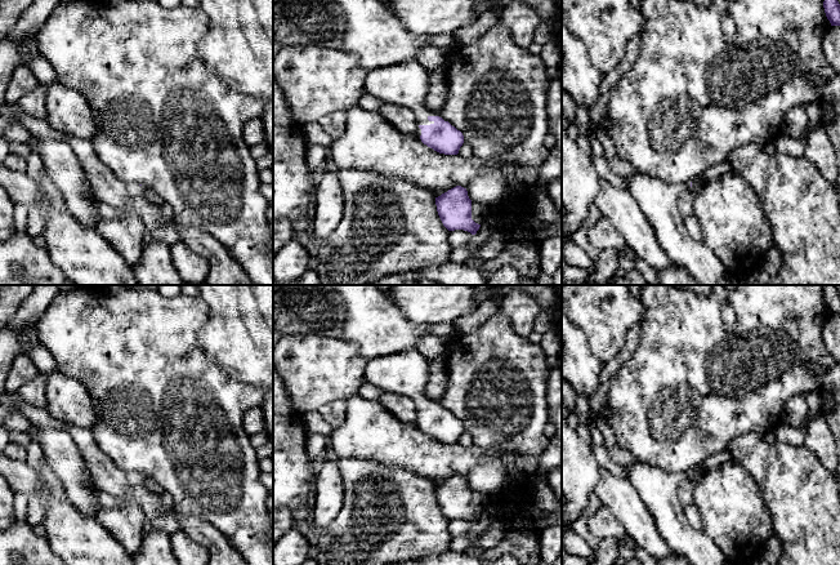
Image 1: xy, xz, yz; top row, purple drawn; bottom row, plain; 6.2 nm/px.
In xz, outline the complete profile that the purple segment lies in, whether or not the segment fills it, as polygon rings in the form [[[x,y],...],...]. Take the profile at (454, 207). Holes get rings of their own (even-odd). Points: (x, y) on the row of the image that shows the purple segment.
[[[456,186],[435,197],[438,215],[448,231],[464,230],[475,235],[481,224],[472,219],[472,200],[466,188]]]

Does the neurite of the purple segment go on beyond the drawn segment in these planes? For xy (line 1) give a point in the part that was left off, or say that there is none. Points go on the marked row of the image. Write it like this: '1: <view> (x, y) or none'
1: none

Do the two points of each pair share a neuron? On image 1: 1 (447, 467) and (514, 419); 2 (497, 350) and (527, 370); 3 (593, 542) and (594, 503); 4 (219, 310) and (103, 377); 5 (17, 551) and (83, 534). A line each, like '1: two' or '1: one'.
1: two
2: one
3: one
4: two
5: two

